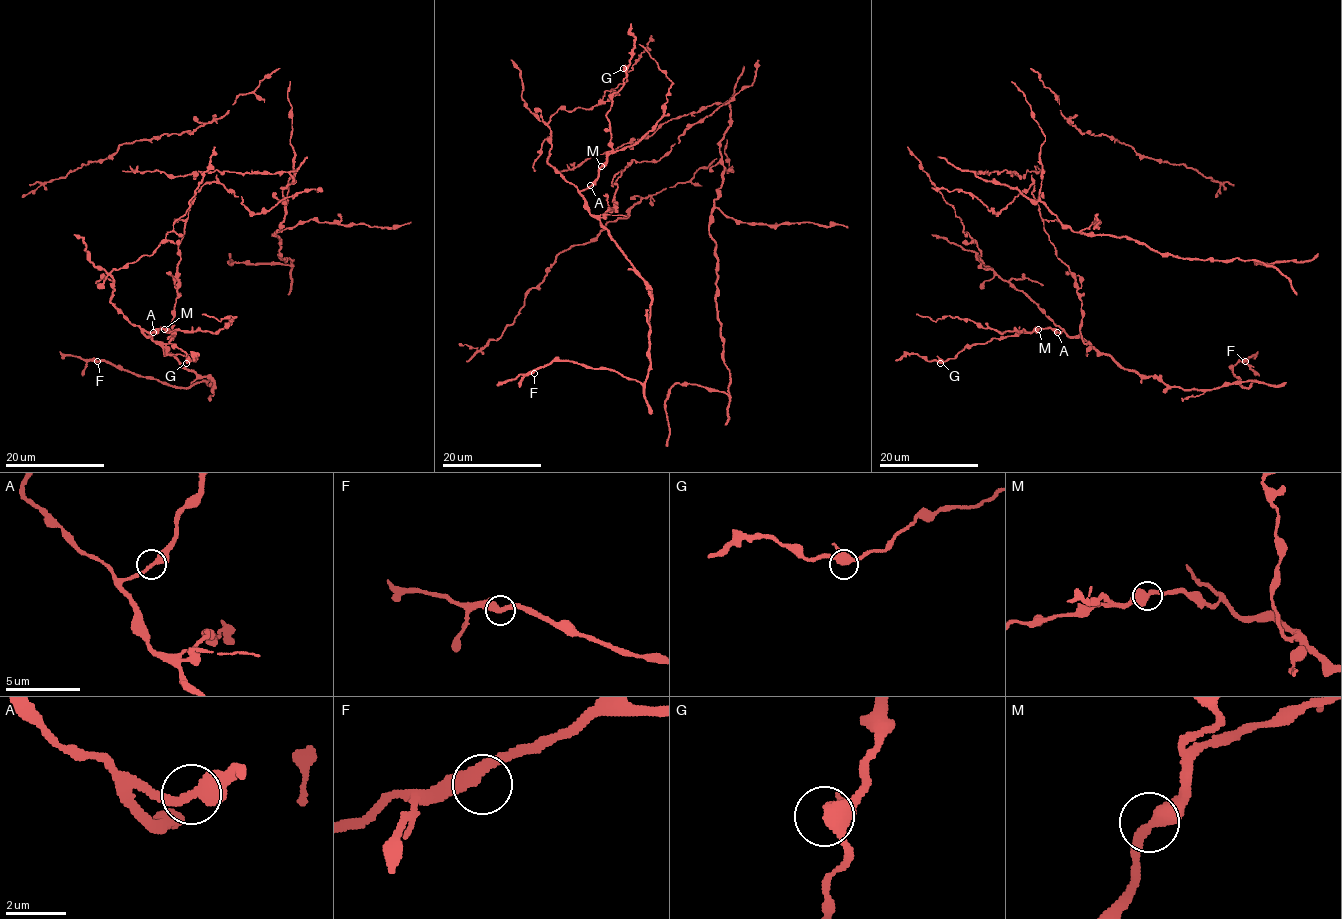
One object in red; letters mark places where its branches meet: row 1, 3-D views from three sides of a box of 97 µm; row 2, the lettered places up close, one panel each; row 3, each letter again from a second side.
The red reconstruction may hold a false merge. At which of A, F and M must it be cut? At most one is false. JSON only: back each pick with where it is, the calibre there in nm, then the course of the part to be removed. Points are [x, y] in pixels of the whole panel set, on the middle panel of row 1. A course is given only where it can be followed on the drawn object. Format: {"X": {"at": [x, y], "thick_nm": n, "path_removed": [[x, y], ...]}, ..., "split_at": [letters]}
{"split_at": []}

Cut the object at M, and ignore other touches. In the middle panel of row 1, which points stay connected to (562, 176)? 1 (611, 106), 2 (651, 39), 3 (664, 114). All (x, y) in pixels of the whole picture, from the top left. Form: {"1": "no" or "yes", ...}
{"1": "no", "2": "yes", "3": "no"}

